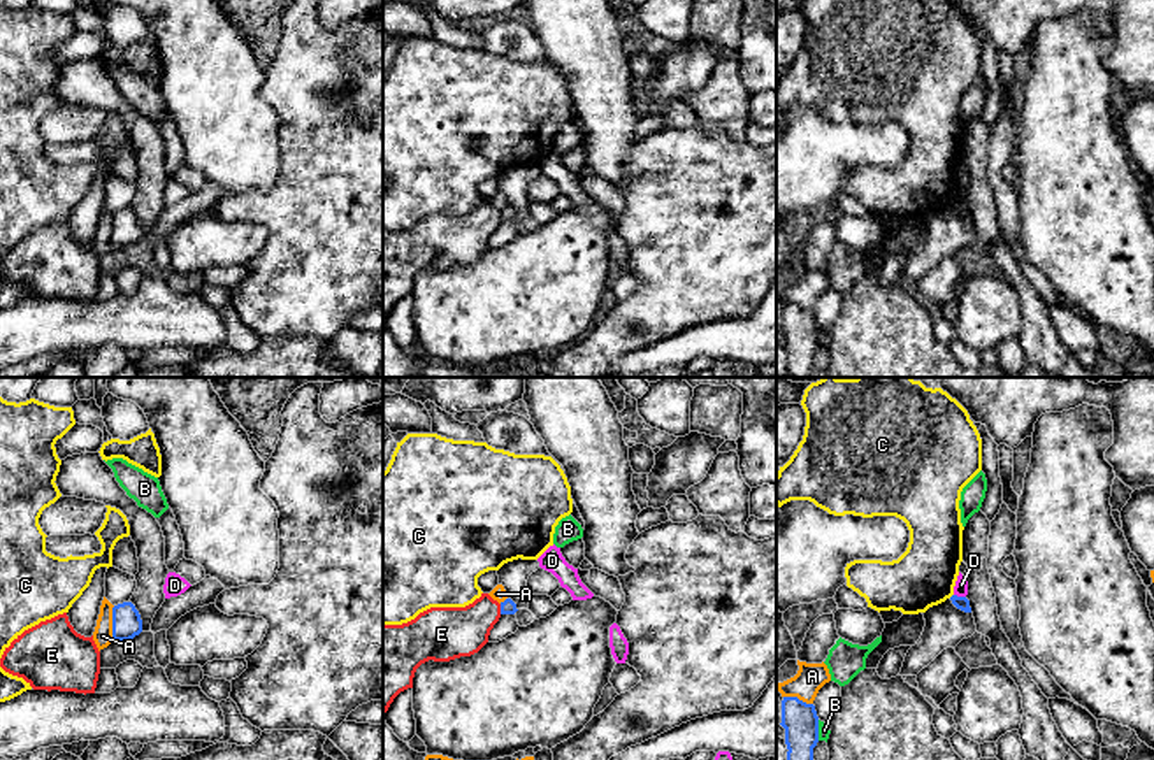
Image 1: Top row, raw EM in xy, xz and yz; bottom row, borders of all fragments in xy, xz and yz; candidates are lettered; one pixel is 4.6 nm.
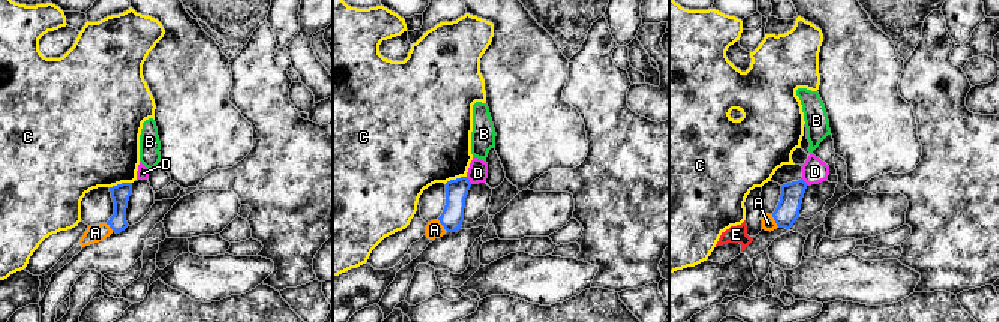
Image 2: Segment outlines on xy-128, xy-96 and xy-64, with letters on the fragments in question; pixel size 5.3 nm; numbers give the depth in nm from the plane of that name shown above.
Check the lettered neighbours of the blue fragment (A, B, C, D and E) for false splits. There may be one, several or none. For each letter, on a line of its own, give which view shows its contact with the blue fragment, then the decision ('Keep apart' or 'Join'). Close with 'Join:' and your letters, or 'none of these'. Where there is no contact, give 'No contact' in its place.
A: Touches blue in xy. Keep apart
B: Touches blue in yz. Keep apart
C: No contact. Keep apart
D: Touches blue in yz. Keep apart
E: Touches blue in xz. Keep apart
Join: none of these

